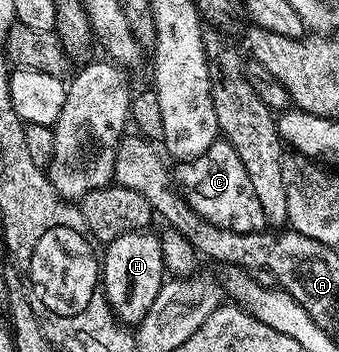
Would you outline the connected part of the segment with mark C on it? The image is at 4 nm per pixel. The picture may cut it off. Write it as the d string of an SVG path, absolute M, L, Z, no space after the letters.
M215 141L212 147L208 147L208 151L204 151L204 155L194 161L185 162L179 169L182 170L176 173L177 180L180 185L182 180L183 190L194 189L188 202L203 220L237 233L261 233L267 228L264 211L260 211L260 203L256 203L252 182L248 179L248 171L244 171L240 155L236 155L227 141Z

